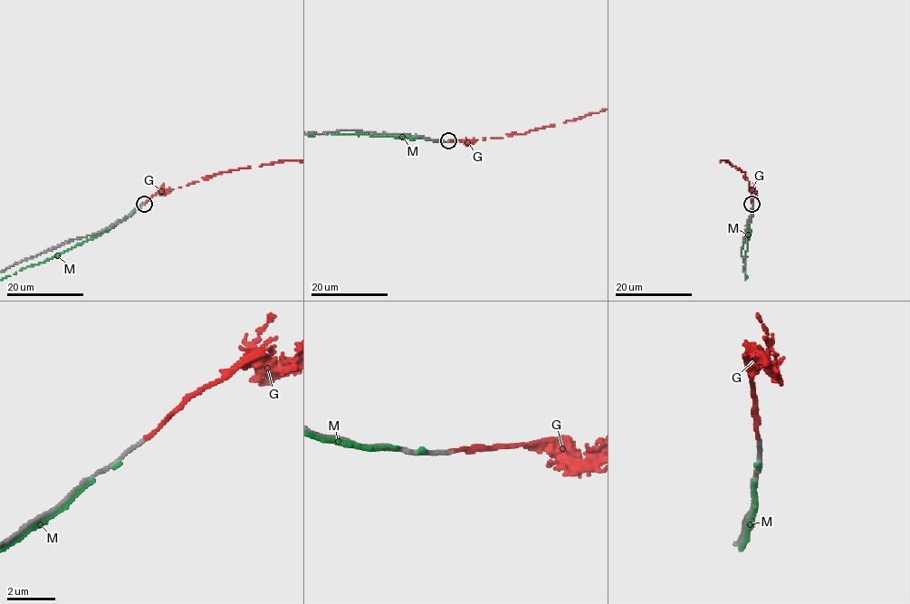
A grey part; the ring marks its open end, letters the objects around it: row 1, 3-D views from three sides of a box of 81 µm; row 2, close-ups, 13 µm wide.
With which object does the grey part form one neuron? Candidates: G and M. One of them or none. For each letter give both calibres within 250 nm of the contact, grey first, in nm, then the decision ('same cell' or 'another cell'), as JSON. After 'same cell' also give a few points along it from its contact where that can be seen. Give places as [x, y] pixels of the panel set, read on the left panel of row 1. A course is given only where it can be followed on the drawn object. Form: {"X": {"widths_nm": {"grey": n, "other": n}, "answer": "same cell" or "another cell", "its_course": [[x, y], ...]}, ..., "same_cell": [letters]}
{"G": {"widths_nm": {"grey": 170, "other": 130}, "answer": "same cell"}, "M": {"widths_nm": {"grey": 170, "other": 120}, "answer": "another cell"}, "same_cell": ["G"]}

